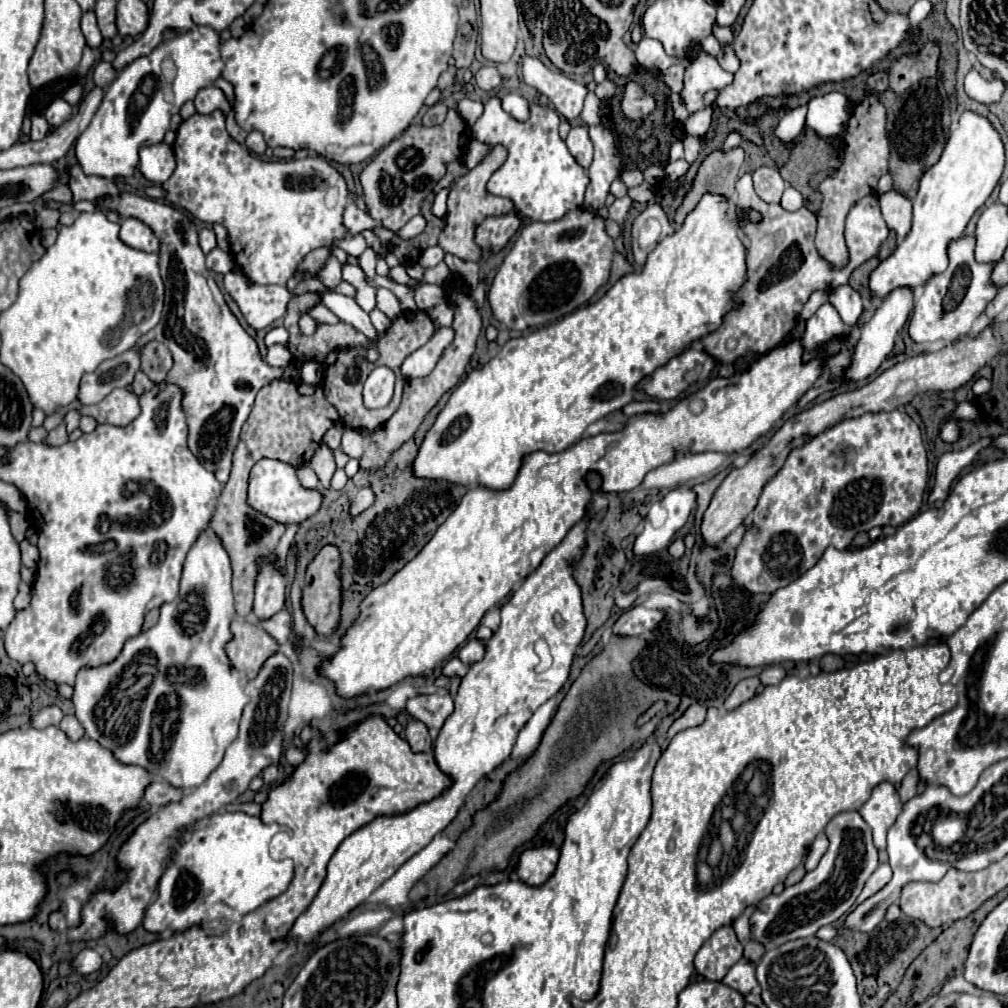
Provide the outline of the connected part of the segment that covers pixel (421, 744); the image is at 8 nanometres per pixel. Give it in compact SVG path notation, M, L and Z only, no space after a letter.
M411 719L405 727L405 739L411 745L413 751L431 751L433 749L433 739L429 737L427 725L423 725L417 719Z

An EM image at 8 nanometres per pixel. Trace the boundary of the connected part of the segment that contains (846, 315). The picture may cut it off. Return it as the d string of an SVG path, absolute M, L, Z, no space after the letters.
M839 285L839 289L833 289L829 301L839 311L843 323L849 327L853 327L863 313L861 295L851 285Z

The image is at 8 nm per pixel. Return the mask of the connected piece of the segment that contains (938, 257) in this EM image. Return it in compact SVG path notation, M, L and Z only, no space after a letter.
M965 111L959 119L957 129L951 131L941 159L921 177L919 191L913 199L915 213L911 231L903 239L899 239L895 251L869 275L873 303L881 303L883 297L891 293L891 289L923 287L931 277L935 277L935 273L943 273L943 269L947 269L947 245L963 235L973 213L993 193L995 185L1001 179L1003 165L1005 155L999 133L985 117Z

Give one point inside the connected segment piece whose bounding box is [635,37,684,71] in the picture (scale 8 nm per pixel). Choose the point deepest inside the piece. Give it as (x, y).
(650, 54)

